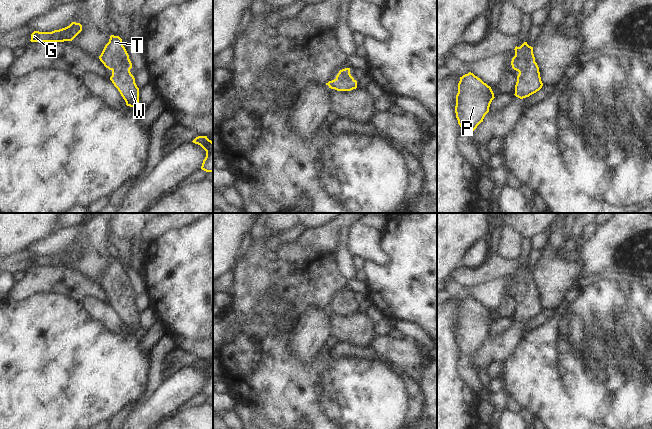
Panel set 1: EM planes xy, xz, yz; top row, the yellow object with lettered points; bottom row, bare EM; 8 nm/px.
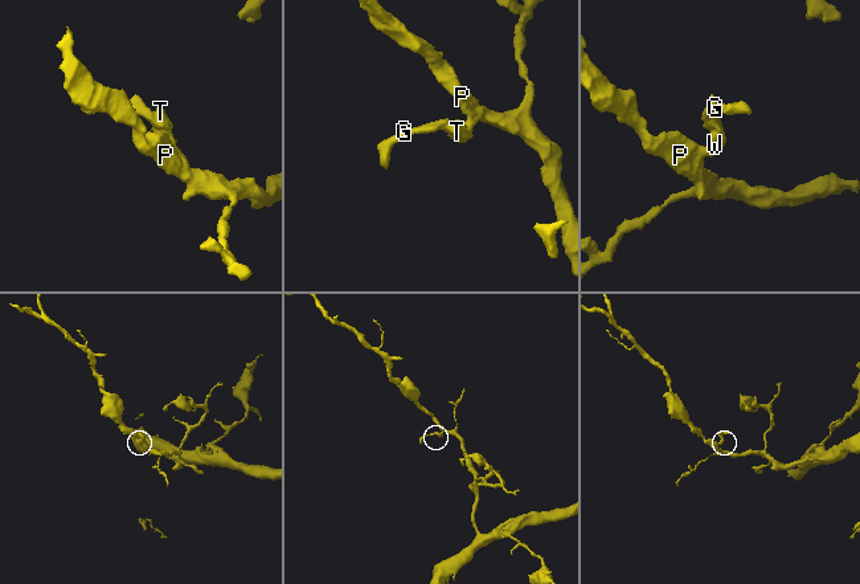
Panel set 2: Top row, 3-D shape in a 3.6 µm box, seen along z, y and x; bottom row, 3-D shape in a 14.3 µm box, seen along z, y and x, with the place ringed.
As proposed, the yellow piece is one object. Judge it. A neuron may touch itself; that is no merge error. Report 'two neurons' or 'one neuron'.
one neuron

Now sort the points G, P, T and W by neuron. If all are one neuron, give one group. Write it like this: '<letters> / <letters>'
G P T W

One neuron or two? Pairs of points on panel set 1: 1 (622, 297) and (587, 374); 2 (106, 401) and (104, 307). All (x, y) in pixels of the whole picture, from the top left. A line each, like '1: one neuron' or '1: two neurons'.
1: one neuron
2: two neurons

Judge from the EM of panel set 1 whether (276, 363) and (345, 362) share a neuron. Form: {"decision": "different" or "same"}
{"decision": "same"}

